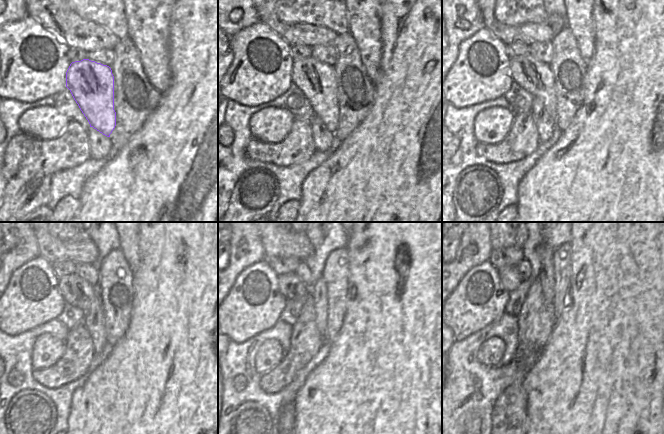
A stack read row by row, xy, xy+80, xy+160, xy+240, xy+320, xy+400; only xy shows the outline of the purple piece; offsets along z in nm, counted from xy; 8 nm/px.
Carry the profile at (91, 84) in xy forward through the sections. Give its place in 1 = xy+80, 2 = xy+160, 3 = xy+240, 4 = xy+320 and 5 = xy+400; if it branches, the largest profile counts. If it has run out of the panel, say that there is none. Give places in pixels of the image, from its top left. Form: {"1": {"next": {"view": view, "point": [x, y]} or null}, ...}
{"1": {"next": {"view": "xy+80", "point": [317, 81]}}, "2": {"next": {"view": "xy+160", "point": [536, 77]}}, "3": {"next": {"view": "xy+240", "point": [75, 291]}}, "4": {"next": {"view": "xy+320", "point": [291, 287]}}, "5": {"next": {"view": "xy+400", "point": [510, 279]}}}

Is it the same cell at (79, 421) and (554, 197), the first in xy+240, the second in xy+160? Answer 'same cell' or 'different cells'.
same cell

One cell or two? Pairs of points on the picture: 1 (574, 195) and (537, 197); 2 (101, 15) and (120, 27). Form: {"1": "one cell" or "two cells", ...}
{"1": "one cell", "2": "one cell"}

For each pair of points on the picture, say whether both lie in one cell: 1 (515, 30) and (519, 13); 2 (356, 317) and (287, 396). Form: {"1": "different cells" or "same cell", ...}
{"1": "different cells", "2": "different cells"}

